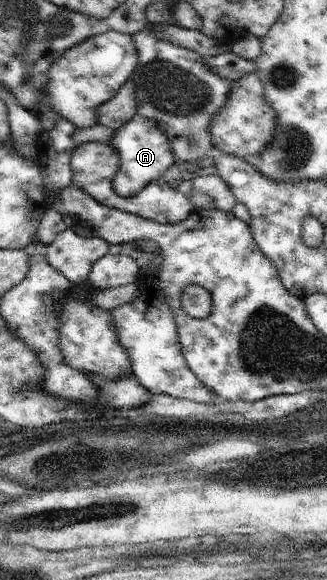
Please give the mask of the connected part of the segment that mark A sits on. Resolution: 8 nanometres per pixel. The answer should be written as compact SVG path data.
M136 114L124 127L116 131L110 145L118 152L121 163L112 187L121 198L133 198L150 181L160 178L176 162L175 147L166 132L153 120Z

